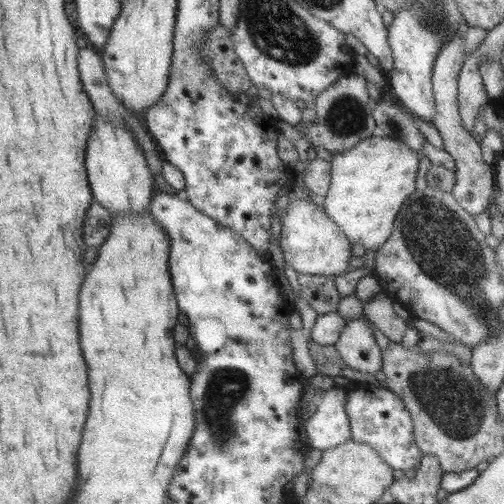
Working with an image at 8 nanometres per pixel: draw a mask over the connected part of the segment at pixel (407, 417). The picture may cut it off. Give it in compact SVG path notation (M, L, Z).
M371 383L358 384L347 392L346 398L345 409L350 421L352 441L368 444L377 450L380 458L394 470L416 471L420 467L423 452L415 441L411 414L398 394L383 384Z

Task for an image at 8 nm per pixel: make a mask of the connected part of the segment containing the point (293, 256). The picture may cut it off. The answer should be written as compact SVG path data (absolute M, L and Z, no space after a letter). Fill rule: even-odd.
M298 199L291 205L284 215L281 226L281 248L284 251L285 262L292 266L298 273L314 274L318 276L340 276L348 272L358 262L359 251L346 236L346 233L313 201Z

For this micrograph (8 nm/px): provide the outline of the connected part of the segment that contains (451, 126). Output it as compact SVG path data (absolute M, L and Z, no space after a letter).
M462 32L459 35L454 35L452 40L448 40L444 44L444 48L440 50L434 64L432 82L436 101L436 115L434 115L432 125L438 129L442 137L444 150L449 152L455 160L456 182L451 193L466 212L476 217L491 206L496 195L497 182L493 164L489 165L482 159L479 143L470 133L464 130L462 118L460 118L458 79L459 72L465 62L465 60L462 60L464 59L464 38L465 32Z

